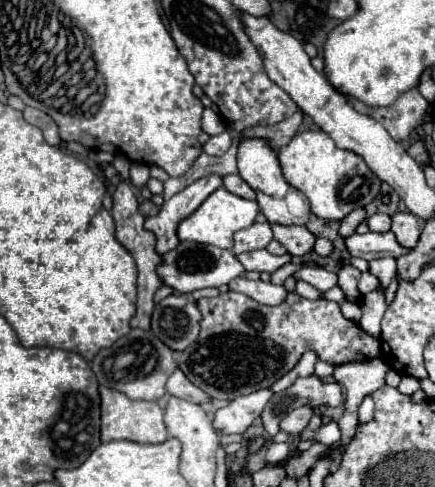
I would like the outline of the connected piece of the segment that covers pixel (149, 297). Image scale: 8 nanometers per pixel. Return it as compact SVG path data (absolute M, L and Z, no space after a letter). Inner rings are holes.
M122 183L122 187L118 187L112 197L114 197L112 217L116 221L116 239L134 257L136 269L138 269L138 309L136 309L136 315L132 317L130 325L148 331L150 329L150 317L152 317L152 311L154 311L154 293L158 291L158 287L162 287L162 279L160 279L160 275L156 271L156 267L162 263L162 255L156 251L154 233L144 229L144 217L138 213L138 201L136 201L132 189L126 183Z

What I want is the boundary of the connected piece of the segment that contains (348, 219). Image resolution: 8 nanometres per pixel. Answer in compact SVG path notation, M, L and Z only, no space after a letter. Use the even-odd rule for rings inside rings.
M362 207L354 209L350 215L346 215L342 221L340 221L340 237L348 237L350 233L356 231L356 227L366 219L366 211Z

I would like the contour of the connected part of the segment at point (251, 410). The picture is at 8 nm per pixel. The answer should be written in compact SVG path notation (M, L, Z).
M258 389L250 395L236 397L226 407L216 411L216 417L212 423L214 429L222 435L244 433L254 423L254 419L260 417L260 413L266 407L266 403L270 401L270 397L272 397L270 389Z

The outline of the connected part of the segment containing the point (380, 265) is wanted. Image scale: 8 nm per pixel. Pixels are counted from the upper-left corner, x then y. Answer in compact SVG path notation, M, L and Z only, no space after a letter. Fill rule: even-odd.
M392 257L372 259L368 265L370 265L368 271L380 279L382 287L386 287L390 283L390 279L396 275L396 259L392 259Z

